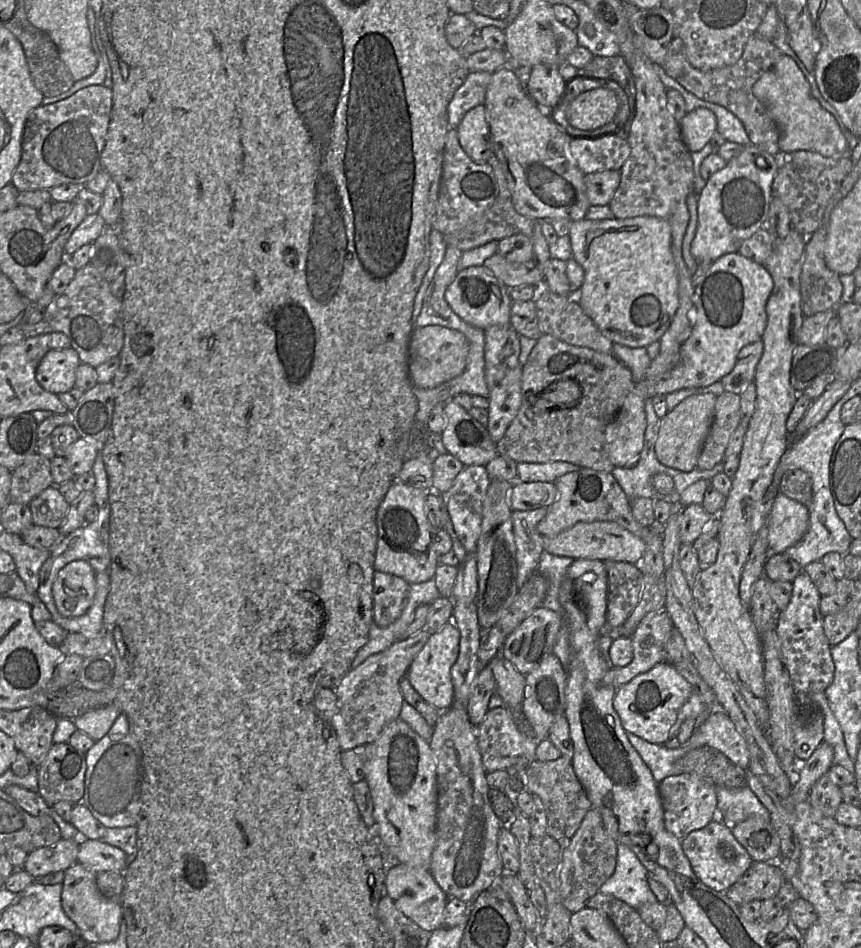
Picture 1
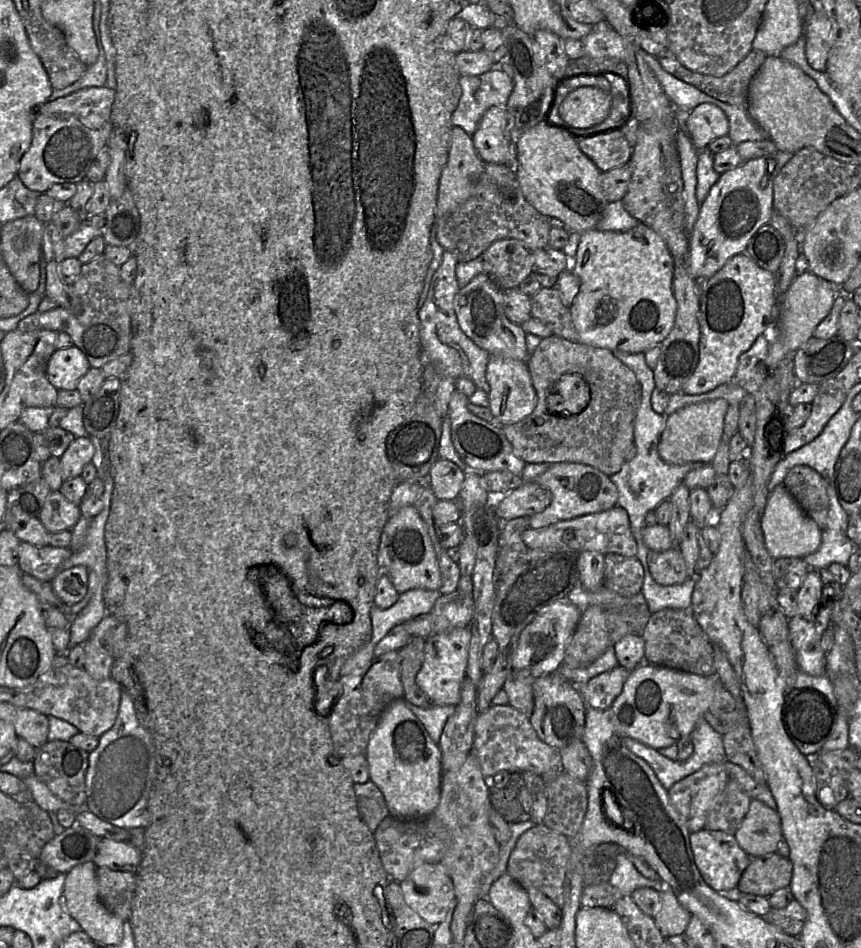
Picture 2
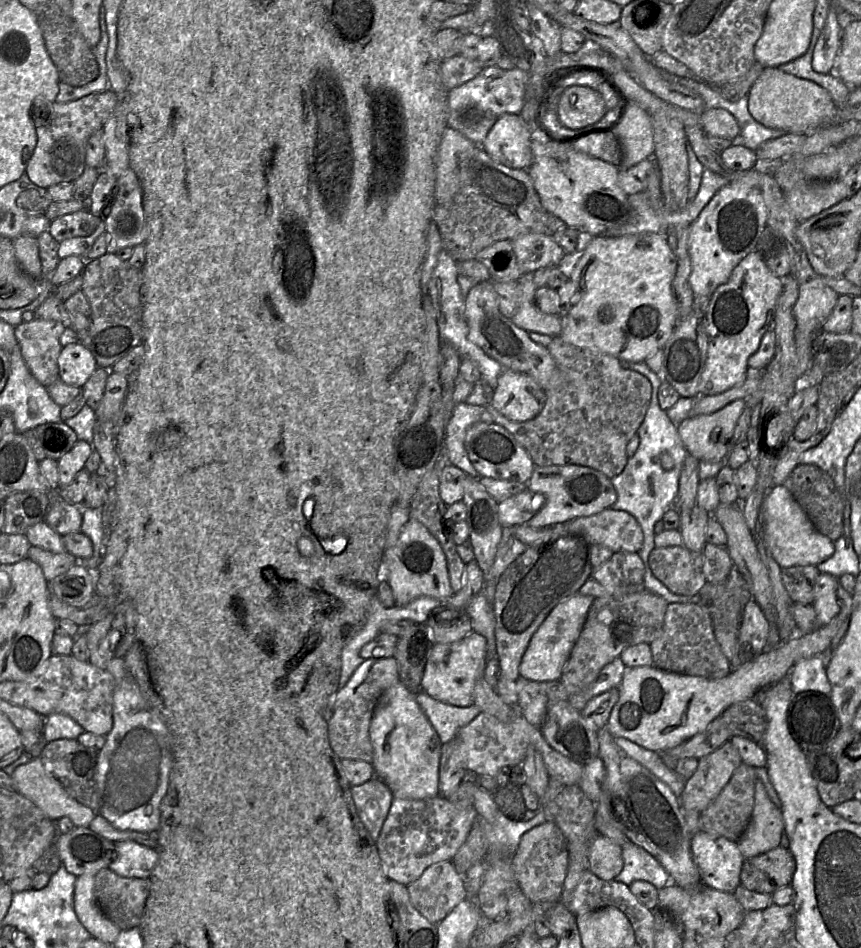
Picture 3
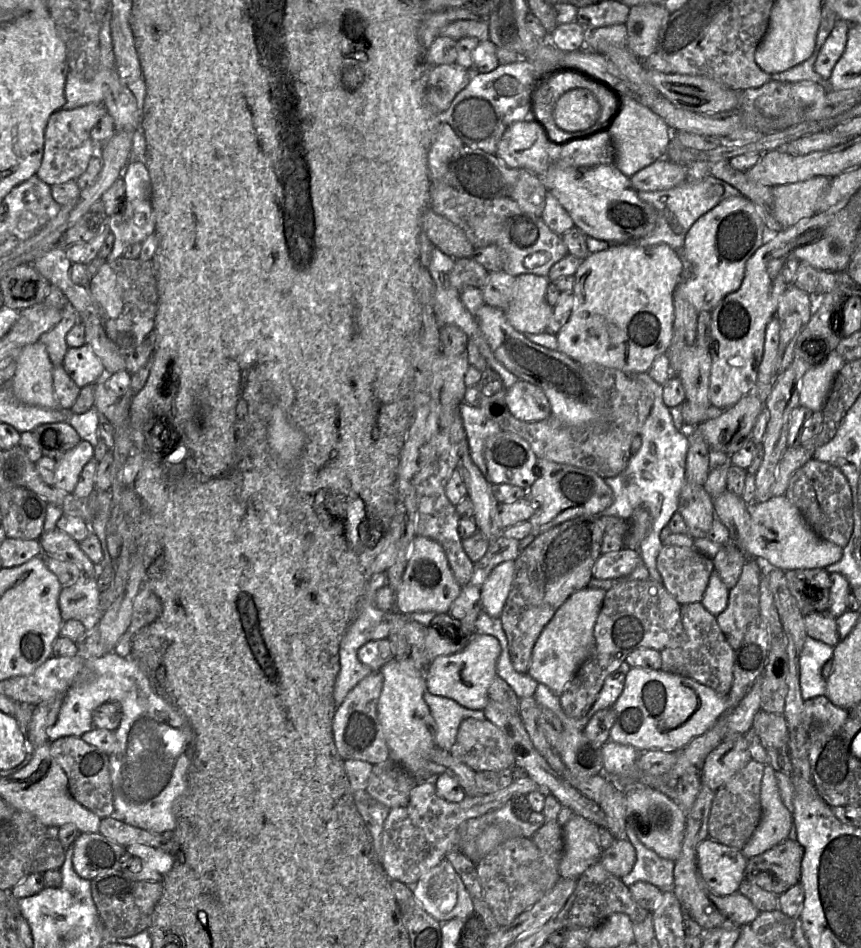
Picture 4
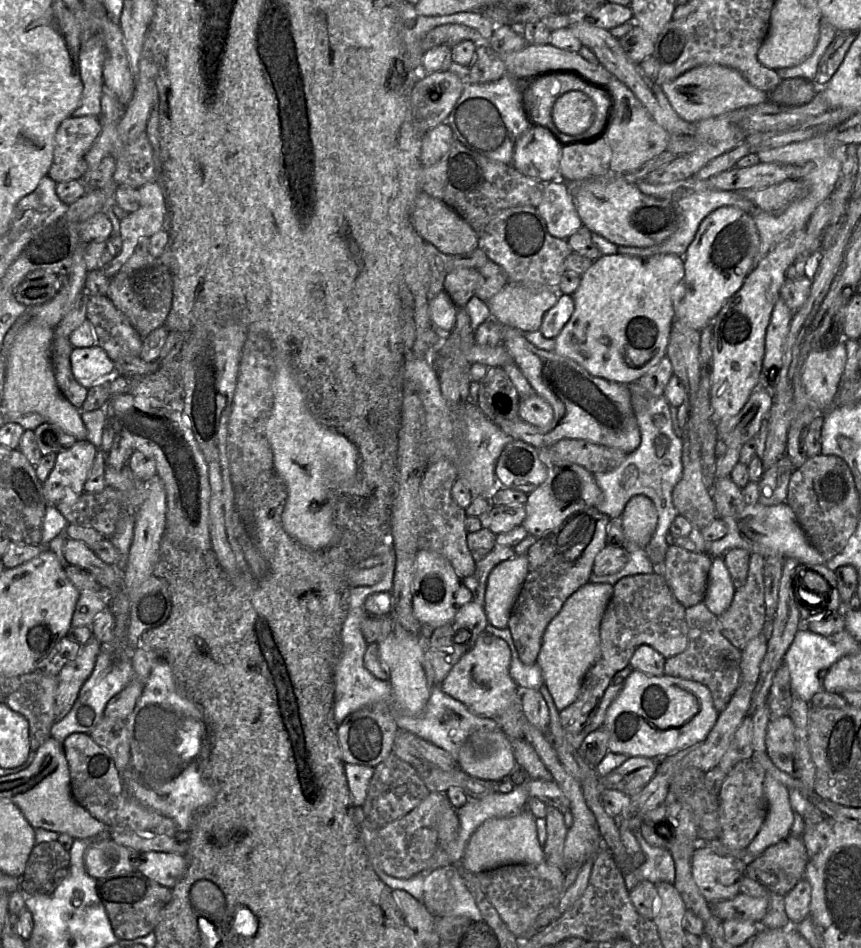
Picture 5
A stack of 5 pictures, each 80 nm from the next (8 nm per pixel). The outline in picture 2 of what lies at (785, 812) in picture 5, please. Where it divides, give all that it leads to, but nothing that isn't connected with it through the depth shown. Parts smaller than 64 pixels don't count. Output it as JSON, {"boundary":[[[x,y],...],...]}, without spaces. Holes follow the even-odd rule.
{"boundary":[[[752,799],[748,813],[735,832],[735,838],[751,858],[778,852],[779,843],[784,838],[778,812]]]}

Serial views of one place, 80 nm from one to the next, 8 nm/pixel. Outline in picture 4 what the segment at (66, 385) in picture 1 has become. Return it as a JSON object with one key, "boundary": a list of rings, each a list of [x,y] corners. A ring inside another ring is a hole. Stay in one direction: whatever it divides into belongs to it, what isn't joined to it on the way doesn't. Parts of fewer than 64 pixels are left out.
{"boundary":[[[88,344],[77,348],[69,347],[62,365],[81,389],[104,379],[107,375],[102,361]]]}

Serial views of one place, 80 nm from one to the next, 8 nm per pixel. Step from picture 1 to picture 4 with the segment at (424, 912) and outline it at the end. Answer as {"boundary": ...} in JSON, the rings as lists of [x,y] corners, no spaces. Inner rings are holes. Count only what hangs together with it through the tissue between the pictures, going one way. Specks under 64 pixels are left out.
{"boundary":[[[446,859],[425,873],[411,889],[422,909],[440,924],[453,918],[468,919],[475,915],[469,893],[453,866]]]}

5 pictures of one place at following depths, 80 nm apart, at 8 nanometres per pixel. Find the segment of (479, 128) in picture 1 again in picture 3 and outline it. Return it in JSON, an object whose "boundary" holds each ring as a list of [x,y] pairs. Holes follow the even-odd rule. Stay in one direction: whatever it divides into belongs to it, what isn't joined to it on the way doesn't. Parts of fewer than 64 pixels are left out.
{"boundary":[[[504,114],[497,119],[481,148],[502,165],[527,170],[533,162],[532,132],[519,114]]]}

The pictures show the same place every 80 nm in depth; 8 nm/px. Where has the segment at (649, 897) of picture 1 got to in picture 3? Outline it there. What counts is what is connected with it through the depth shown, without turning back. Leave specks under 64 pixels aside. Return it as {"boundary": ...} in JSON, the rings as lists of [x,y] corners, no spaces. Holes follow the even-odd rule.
{"boundary":[[[627,836],[626,839],[627,842],[622,846],[624,867],[621,873],[615,878],[616,881],[628,886],[635,881],[646,881],[653,884],[658,890],[663,889],[667,885],[673,885],[674,882],[671,880],[669,873],[654,856],[633,843]]]}

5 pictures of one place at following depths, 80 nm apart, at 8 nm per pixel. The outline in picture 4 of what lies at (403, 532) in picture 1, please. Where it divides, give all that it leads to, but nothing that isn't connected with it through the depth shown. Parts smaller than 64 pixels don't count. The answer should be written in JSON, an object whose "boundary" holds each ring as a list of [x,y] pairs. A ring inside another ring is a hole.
{"boundary":[[[417,535],[402,584],[396,592],[396,610],[404,615],[426,611],[435,614],[448,613],[461,590],[462,586],[456,581],[442,546],[430,538]]]}

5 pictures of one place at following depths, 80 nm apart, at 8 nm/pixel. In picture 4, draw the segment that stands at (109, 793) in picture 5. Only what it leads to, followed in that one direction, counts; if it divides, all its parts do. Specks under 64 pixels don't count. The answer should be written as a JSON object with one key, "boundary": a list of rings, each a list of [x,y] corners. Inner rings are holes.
{"boundary":[[[77,736],[60,737],[50,742],[50,753],[66,773],[68,788],[73,798],[101,819],[112,817],[114,805],[109,754],[88,744]]]}

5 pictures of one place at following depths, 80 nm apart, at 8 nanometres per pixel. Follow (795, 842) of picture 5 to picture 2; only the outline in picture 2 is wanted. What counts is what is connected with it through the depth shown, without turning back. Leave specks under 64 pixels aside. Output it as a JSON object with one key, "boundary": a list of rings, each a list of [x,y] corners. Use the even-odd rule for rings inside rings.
{"boundary":[[[775,852],[751,858],[737,885],[737,891],[770,897],[776,891],[788,888],[793,865],[788,857]]]}

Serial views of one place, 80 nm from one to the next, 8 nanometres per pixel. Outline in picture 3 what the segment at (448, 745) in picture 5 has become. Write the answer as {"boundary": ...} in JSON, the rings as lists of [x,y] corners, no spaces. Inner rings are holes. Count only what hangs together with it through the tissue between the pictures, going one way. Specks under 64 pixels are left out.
{"boundary":[[[425,691],[419,693],[416,699],[442,744],[451,741],[457,736],[459,729],[482,712],[475,703],[469,707],[457,707],[432,698]]]}

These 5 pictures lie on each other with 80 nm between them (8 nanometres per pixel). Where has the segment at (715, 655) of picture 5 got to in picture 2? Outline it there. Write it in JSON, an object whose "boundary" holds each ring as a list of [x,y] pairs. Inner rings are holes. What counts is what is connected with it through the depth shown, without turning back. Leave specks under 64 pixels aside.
{"boundary":[[[662,609],[652,613],[642,634],[645,641],[645,661],[701,676],[716,675],[714,645],[703,632],[691,609]]]}

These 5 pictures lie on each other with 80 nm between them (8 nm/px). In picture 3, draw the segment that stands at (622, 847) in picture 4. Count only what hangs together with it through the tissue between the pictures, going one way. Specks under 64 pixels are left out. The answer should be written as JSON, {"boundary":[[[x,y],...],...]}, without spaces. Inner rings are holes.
{"boundary":[[[596,837],[590,847],[589,869],[602,880],[611,881],[623,867],[622,847],[608,837]]]}

